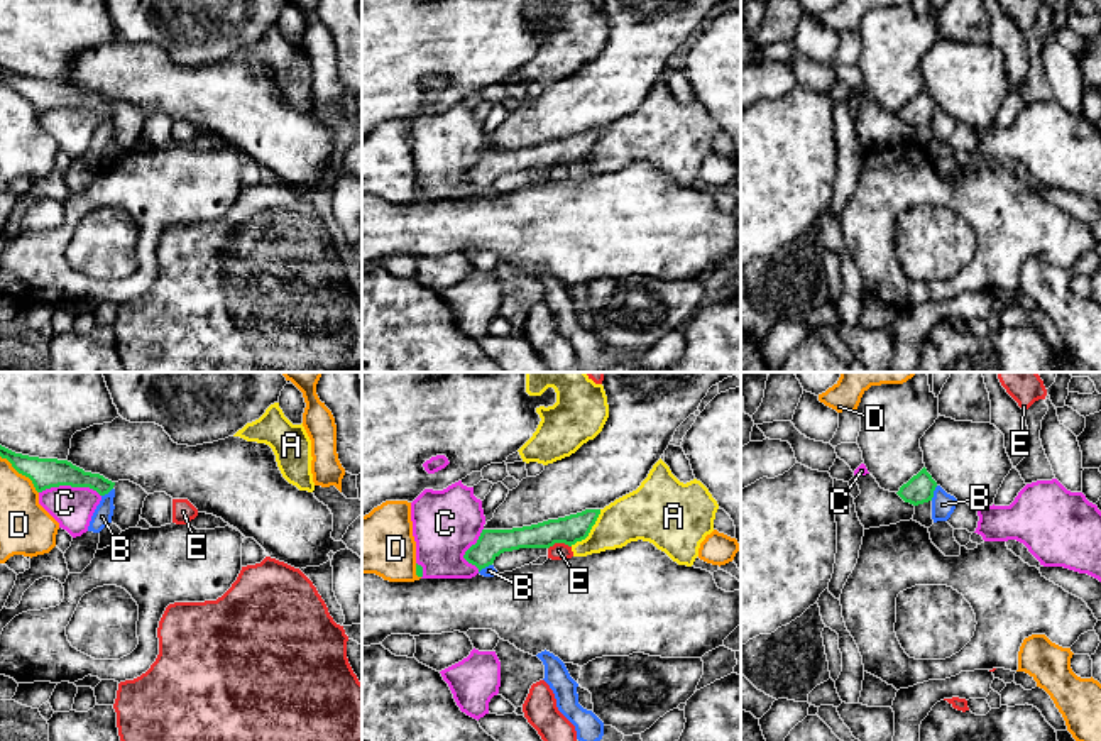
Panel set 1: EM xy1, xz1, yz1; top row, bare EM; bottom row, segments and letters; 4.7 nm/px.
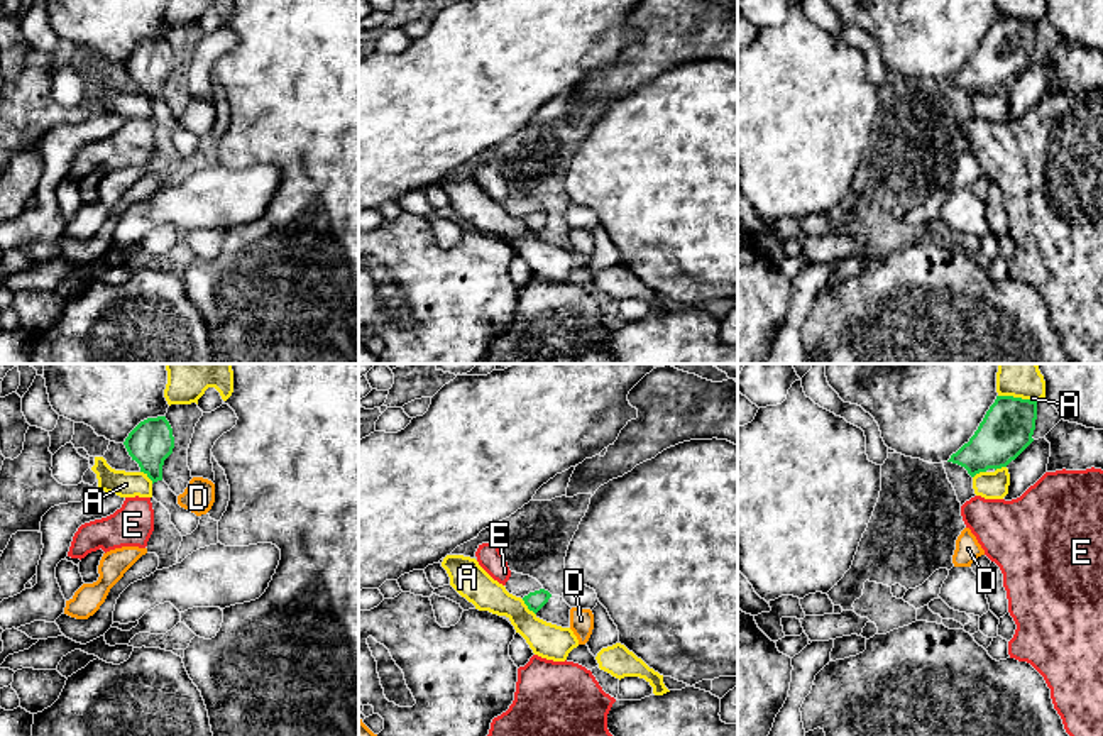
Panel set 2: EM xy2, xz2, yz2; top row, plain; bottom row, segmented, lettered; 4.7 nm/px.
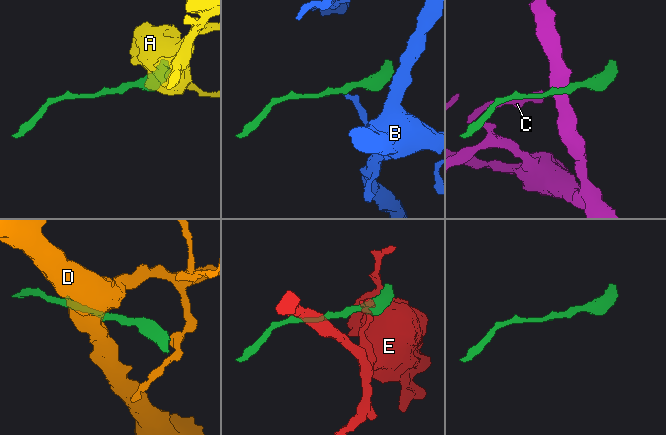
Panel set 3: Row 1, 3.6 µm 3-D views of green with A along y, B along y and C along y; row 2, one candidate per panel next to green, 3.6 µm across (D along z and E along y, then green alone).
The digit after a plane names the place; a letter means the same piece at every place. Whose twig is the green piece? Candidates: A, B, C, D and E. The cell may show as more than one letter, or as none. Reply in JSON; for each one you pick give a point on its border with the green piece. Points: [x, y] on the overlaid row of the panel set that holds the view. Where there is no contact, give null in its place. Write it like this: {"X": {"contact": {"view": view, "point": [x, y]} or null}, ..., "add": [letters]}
{"add": []}

